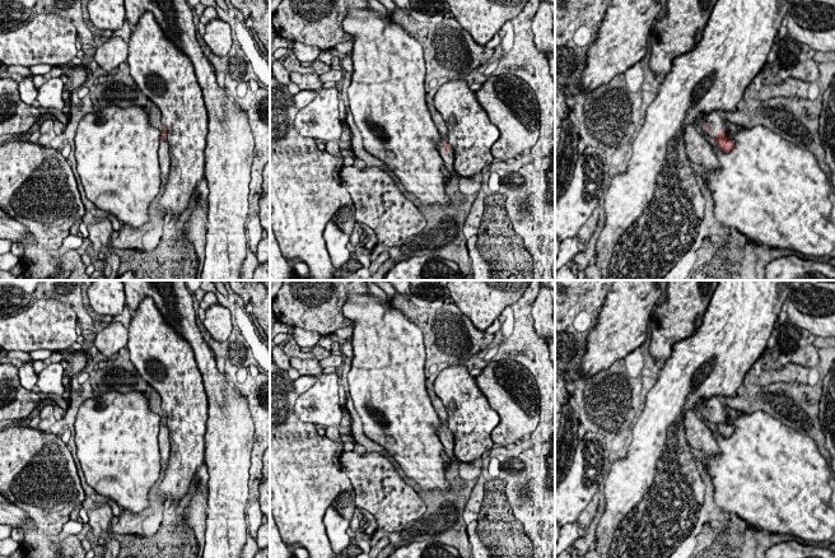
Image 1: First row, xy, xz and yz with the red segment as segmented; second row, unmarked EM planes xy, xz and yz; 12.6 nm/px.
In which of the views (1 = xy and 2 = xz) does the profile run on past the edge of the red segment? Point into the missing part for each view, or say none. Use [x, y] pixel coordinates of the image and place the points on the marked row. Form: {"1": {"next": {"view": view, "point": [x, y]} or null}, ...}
{"1": {"next": {"view": "xy", "point": [154, 115]}}, "2": {"next": {"view": "xz", "point": [448, 157]}}}

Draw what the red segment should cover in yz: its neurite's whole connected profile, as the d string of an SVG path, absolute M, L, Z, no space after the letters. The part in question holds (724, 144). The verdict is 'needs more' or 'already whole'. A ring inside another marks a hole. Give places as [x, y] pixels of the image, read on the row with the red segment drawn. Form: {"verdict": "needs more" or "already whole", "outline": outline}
{"verdict": "needs more", "outline": "M713 111L709 115L699 113L694 125L700 132L714 138L723 153L731 152L734 147L734 140L727 138L727 134L731 130L726 125L726 120L727 118L722 111Z"}

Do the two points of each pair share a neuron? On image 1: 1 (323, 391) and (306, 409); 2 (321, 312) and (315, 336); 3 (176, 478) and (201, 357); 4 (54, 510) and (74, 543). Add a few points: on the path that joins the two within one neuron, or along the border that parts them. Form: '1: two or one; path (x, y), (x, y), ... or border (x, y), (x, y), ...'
1: one; path (320, 395), (309, 405)
2: two; border (295, 326), (303, 330), (316, 330), (322, 335)
3: two; border (187, 342), (201, 376), (206, 399)
4: one; path (50, 524), (50, 540), (54, 544), (60, 544)

